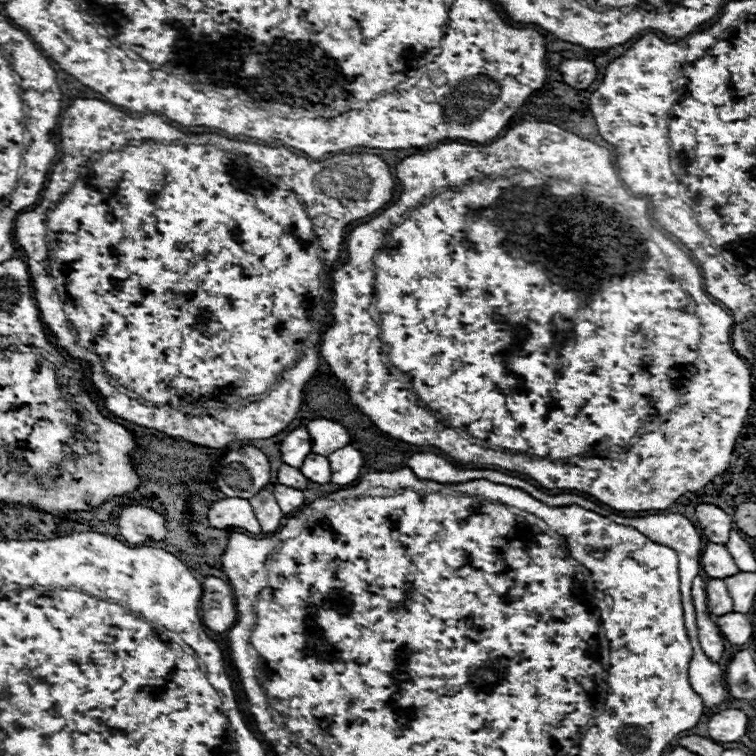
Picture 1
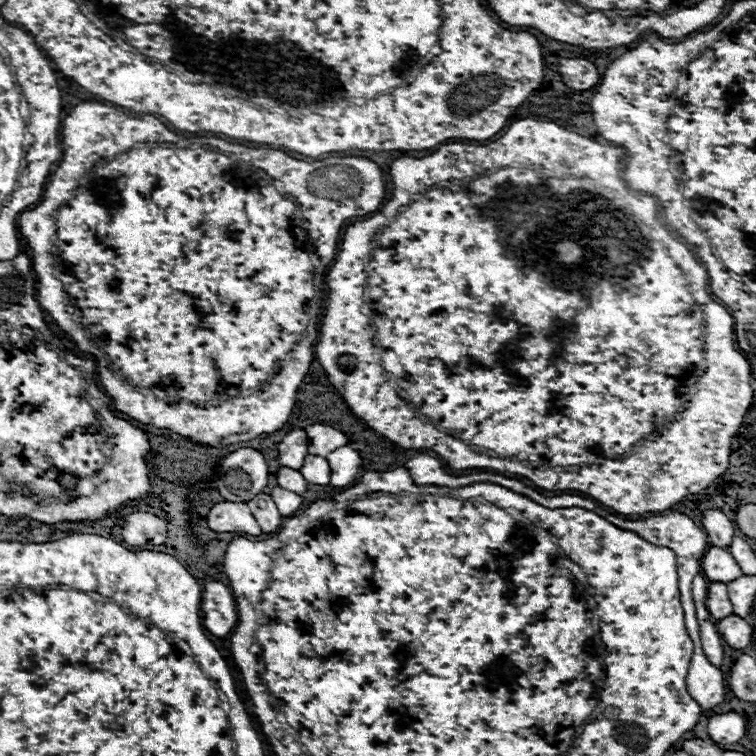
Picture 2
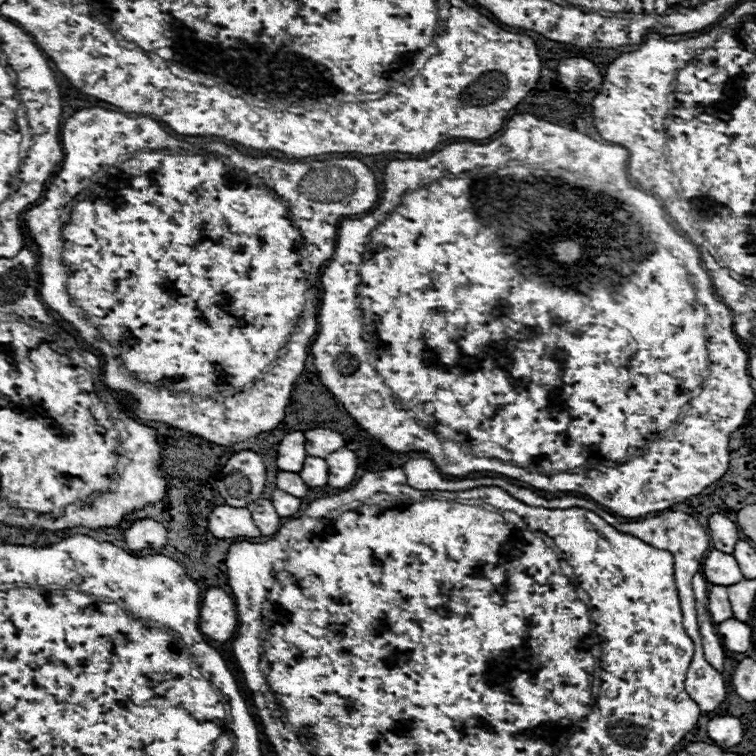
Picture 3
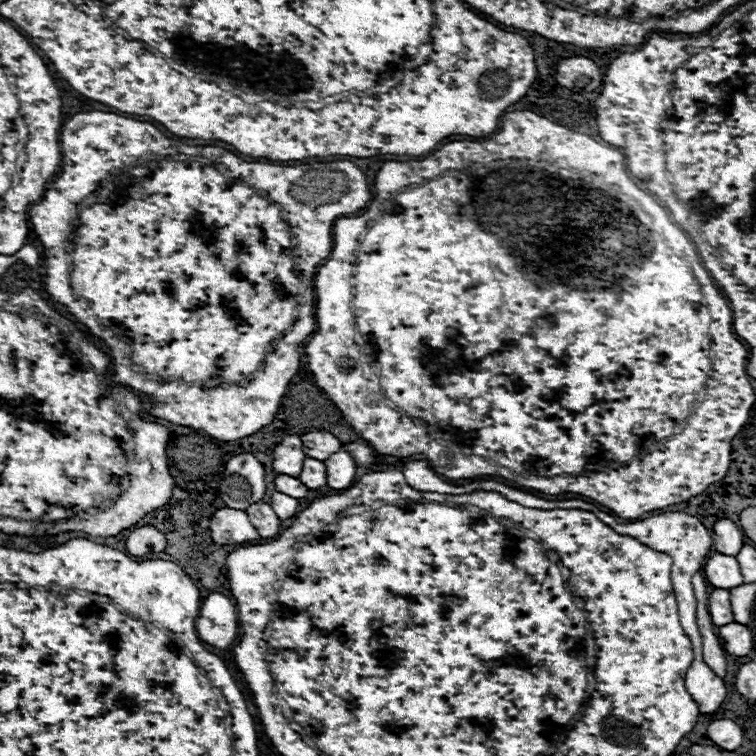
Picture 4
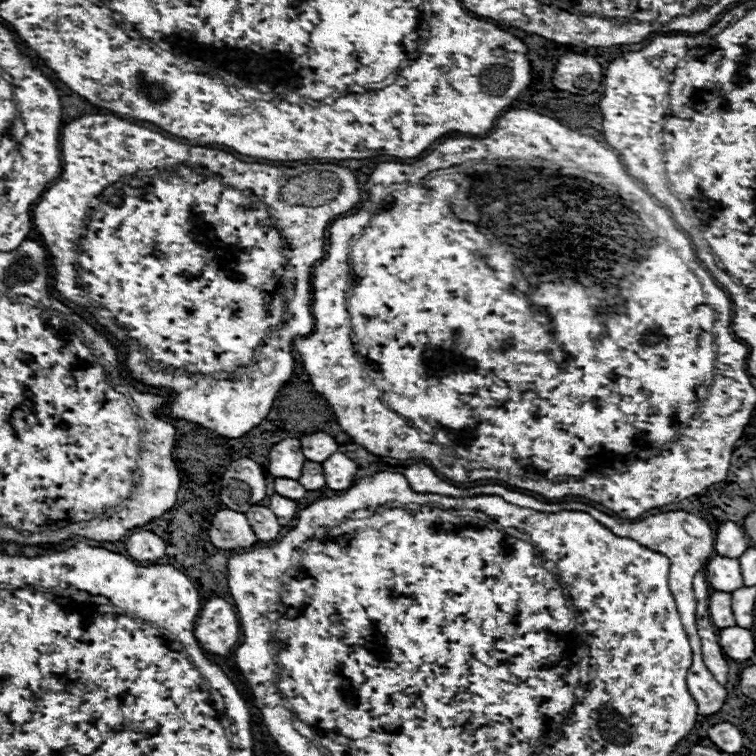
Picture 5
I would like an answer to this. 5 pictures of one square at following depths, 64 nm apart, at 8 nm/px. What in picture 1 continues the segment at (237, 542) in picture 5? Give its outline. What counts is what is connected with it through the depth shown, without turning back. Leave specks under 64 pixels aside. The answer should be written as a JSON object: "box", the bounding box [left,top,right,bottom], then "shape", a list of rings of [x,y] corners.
{"box":[208,498,260,534],"shape":[[[224,498],[210,506],[208,520],[214,528],[244,528],[248,532],[260,534],[258,518],[254,516],[254,510],[246,498]]]}

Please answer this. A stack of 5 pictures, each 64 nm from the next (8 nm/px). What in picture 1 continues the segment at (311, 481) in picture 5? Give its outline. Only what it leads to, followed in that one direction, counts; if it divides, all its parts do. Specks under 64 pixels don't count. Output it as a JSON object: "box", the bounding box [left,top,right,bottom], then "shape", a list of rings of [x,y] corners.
{"box":[302,454,330,484],"shape":[[[310,454],[310,458],[306,458],[306,462],[302,464],[302,474],[312,480],[312,482],[318,482],[318,484],[326,484],[330,482],[330,462],[326,456],[320,456],[320,454]]]}

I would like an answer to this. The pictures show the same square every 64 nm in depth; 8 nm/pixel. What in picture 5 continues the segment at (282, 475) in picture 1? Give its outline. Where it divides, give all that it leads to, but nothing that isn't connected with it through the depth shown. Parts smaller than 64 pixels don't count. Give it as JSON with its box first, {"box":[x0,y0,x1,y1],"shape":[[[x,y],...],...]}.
{"box":[274,478,306,500],"shape":[[[276,478],[274,488],[278,494],[290,500],[302,500],[306,496],[306,488],[298,480],[292,480],[292,478]]]}

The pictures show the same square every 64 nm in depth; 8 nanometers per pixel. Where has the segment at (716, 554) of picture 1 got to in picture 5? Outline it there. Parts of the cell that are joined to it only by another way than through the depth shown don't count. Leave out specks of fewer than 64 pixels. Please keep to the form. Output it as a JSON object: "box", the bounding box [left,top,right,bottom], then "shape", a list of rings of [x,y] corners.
{"box":[706,556,744,590],"shape":[[[716,556],[706,564],[706,580],[714,590],[738,590],[744,586],[740,564],[736,558],[728,556]]]}

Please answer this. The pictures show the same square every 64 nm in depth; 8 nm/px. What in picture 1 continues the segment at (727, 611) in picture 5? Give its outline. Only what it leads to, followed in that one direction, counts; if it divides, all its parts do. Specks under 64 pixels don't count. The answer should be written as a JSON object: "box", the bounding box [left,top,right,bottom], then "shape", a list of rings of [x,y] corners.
{"box":[706,578,726,614],"shape":[[[710,578],[706,582],[706,596],[708,596],[708,606],[712,614],[726,614],[726,584],[724,580],[718,578]]]}

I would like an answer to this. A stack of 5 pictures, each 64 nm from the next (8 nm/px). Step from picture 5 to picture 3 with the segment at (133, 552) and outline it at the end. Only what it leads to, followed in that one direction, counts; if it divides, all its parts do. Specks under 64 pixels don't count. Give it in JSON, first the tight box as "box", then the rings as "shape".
{"box":[124,518,166,552],"shape":[[[152,518],[134,520],[130,524],[130,528],[124,532],[124,542],[134,552],[144,550],[148,546],[160,548],[160,546],[166,544],[166,528]]]}

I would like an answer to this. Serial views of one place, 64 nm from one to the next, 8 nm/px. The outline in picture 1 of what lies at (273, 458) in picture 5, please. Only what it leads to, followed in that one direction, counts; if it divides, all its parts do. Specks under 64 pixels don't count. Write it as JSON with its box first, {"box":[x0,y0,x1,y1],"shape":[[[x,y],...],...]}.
{"box":[280,426,312,468],"shape":[[[298,426],[294,428],[280,444],[280,454],[282,454],[282,462],[294,468],[300,468],[304,458],[312,452],[312,438],[308,434],[306,426]]]}

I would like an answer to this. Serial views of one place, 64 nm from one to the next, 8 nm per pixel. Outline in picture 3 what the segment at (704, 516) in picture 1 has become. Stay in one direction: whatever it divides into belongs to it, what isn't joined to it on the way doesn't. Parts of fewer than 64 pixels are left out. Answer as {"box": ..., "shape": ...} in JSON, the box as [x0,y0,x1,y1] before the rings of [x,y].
{"box":[708,514,738,554],"shape":[[[712,514],[708,518],[708,534],[710,534],[712,546],[728,554],[734,550],[734,544],[738,540],[736,524],[722,514]]]}

